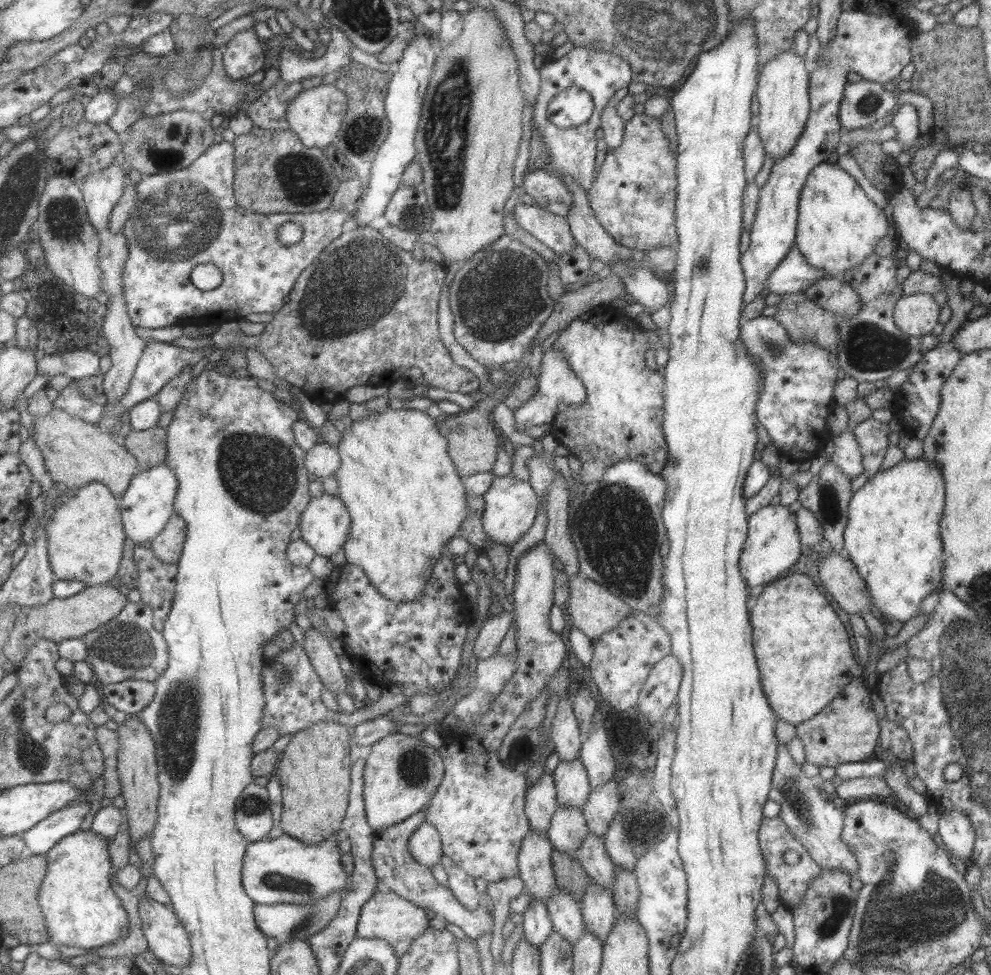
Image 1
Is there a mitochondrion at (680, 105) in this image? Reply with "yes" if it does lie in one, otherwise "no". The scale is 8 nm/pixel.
no

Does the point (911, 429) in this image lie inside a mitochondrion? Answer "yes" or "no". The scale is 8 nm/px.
no

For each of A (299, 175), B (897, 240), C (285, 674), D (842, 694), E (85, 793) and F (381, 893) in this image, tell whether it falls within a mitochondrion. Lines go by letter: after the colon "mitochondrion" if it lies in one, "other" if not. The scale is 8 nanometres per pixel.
A: mitochondrion
B: other
C: mitochondrion
D: other
E: other
F: other

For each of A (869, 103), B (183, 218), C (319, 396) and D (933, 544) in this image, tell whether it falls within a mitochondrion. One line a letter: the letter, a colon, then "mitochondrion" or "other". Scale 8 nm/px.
A: mitochondrion
B: mitochondrion
C: other
D: other

